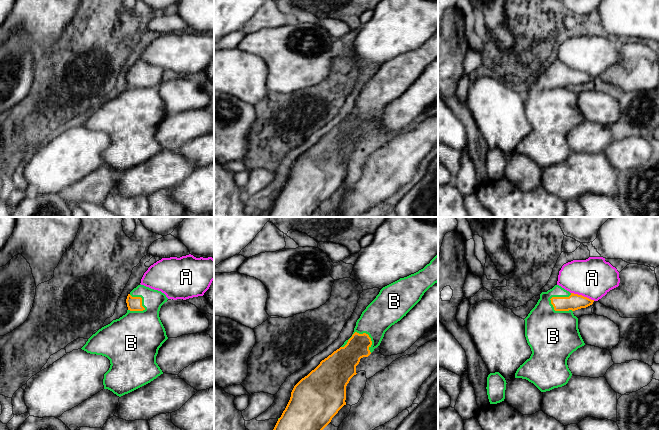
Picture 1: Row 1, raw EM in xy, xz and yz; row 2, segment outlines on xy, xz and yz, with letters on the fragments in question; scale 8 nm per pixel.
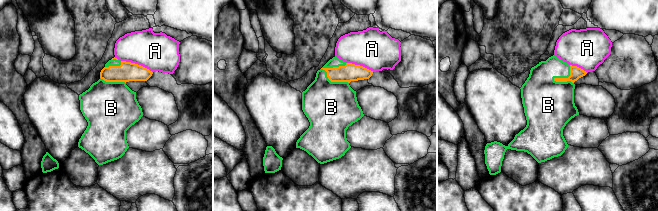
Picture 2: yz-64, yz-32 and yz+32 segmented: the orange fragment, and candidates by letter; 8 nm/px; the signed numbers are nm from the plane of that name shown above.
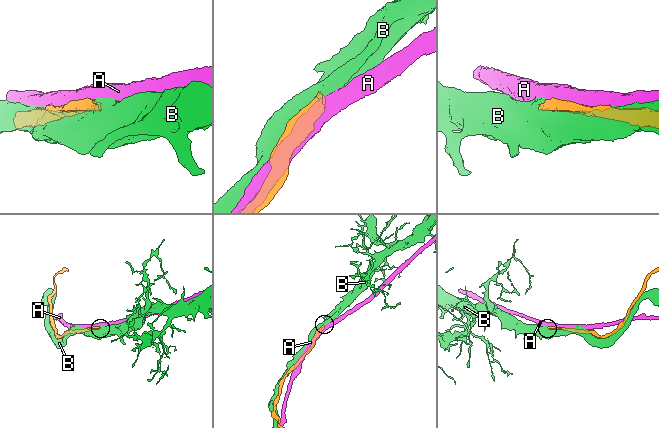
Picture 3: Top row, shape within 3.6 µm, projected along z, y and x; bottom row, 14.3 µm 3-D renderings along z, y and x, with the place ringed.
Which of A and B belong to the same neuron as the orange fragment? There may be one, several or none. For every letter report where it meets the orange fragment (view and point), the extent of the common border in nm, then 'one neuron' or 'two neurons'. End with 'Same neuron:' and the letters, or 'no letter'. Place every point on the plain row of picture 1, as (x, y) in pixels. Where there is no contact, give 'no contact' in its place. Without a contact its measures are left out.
A: contact yz (583, 72); length 200 nm; two neurons
B: contact yz (555, 73); length 220 nm; one neuron
Same neuron: B

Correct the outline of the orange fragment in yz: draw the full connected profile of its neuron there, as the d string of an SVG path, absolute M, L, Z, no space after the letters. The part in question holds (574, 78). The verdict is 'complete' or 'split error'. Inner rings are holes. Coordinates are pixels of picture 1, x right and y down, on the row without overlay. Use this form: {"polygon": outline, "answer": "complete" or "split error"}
{"polygon": "M555 61L547 68L542 68L537 80L524 95L525 113L531 124L532 130L530 134L517 145L515 154L528 156L541 168L550 167L554 164L566 161L572 152L567 141L567 136L574 127L585 121L578 105L578 94L573 90L573 88L581 84L586 84L592 81L593 78L594 76L582 71L570 69L559 61Z", "answer": "split error"}

